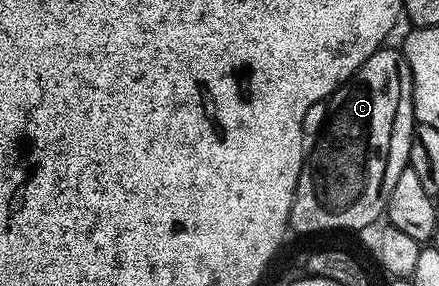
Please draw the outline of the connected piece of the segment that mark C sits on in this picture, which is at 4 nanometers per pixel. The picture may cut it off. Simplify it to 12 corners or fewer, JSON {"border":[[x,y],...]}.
{"border":[[374,52],[327,100],[291,230],[360,231],[409,166],[412,74]]}

